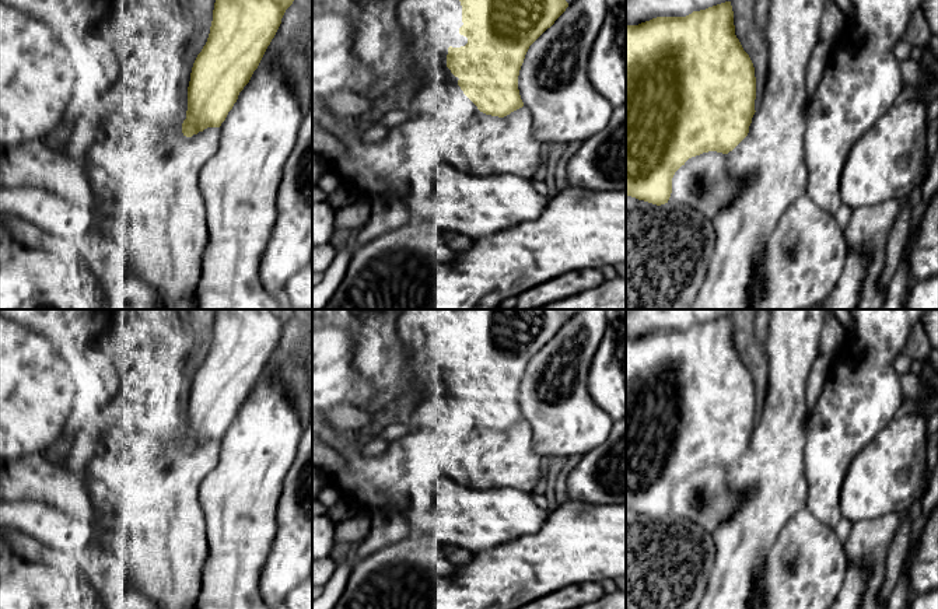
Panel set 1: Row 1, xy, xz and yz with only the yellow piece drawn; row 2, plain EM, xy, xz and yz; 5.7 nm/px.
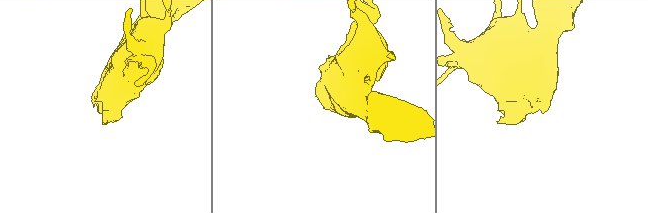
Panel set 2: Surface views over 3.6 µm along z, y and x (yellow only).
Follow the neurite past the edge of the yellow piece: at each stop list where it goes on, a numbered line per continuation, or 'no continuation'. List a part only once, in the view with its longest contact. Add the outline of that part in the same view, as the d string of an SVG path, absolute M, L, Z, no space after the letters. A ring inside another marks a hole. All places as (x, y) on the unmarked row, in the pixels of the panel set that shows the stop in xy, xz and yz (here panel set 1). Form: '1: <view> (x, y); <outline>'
no continuation

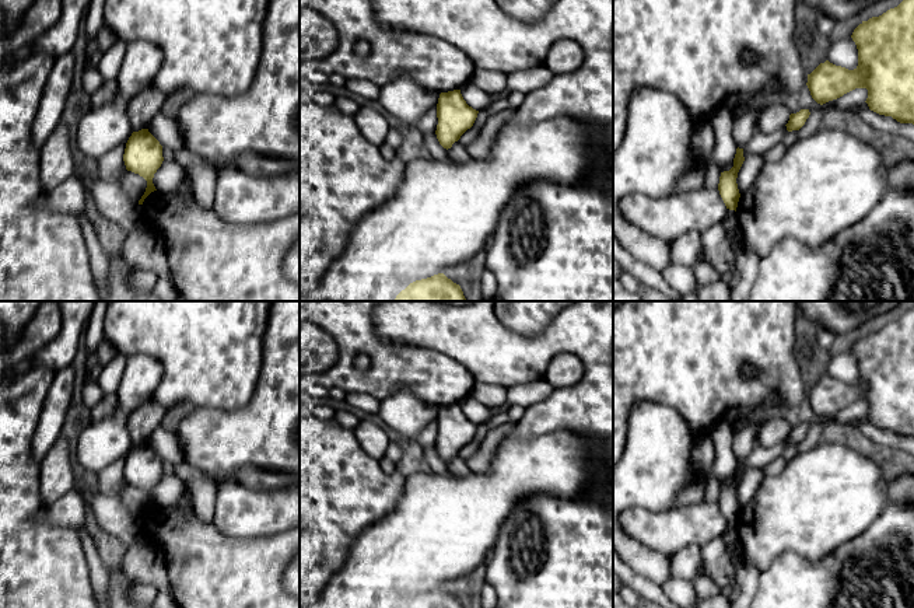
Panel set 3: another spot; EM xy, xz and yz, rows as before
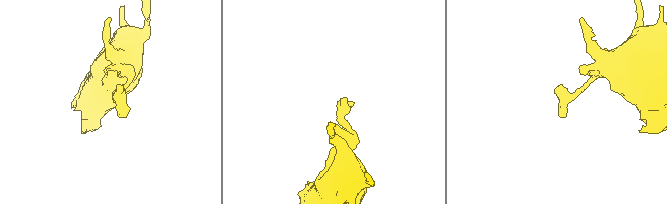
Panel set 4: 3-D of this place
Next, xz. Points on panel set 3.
no continuation

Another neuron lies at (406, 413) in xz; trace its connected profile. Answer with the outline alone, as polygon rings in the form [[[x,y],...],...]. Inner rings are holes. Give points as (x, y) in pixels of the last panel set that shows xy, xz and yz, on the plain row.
[[[403,387],[381,401],[378,415],[402,438],[417,441],[419,433],[437,422],[440,408],[414,395],[409,387]]]

